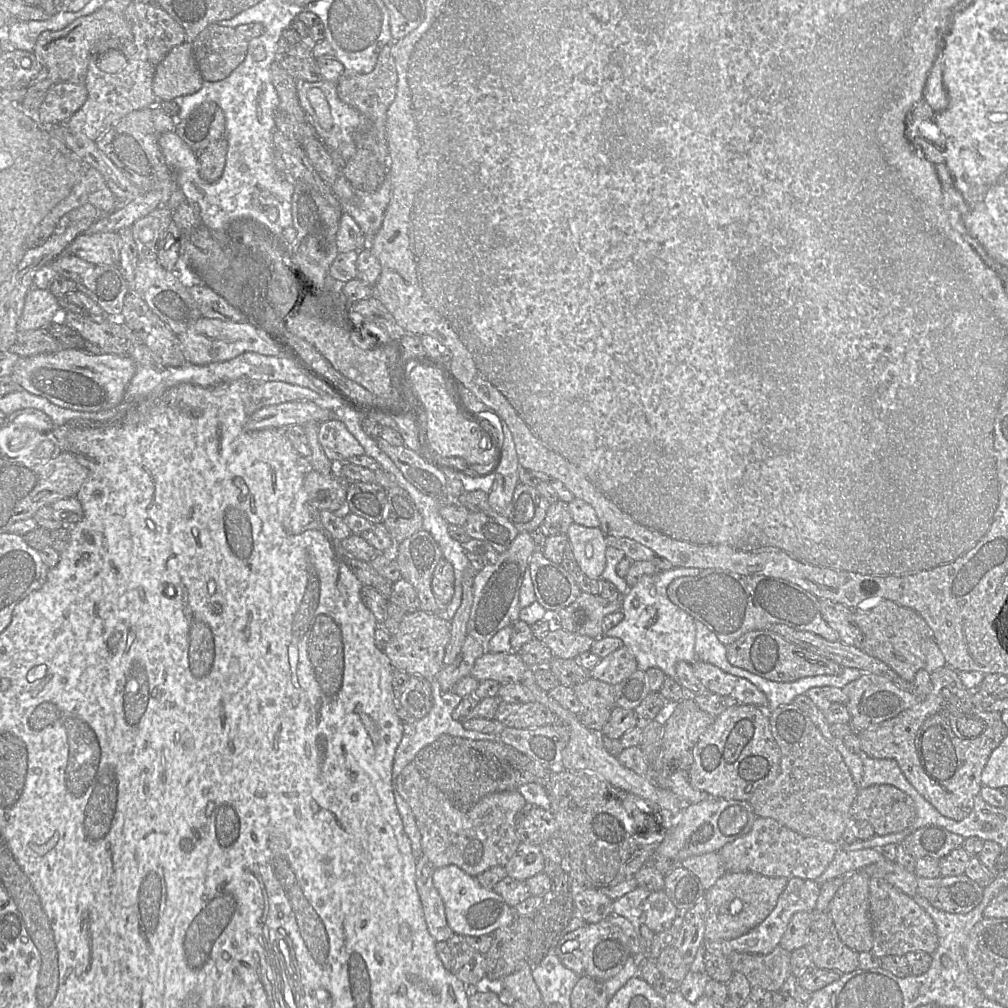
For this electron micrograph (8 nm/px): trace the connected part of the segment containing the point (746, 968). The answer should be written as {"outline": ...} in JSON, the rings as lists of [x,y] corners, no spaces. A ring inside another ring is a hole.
{"outline":[[[778,945],[767,955],[733,952],[728,962],[734,972],[742,973],[751,987],[779,992],[791,974],[791,952]]]}

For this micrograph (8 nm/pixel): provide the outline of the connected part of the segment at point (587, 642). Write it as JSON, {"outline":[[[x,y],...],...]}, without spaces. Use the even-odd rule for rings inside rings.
{"outline":[[[553,626],[541,640],[551,649],[554,657],[575,659],[580,654],[590,651],[595,639],[572,633],[560,626]]]}

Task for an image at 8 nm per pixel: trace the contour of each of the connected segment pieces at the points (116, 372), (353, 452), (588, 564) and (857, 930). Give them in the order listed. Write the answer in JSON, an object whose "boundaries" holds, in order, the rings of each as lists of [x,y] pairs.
{"boundaries":[[[[78,348],[52,354],[20,357],[11,377],[26,391],[47,398],[57,406],[81,412],[112,409],[125,401],[126,389],[137,364],[128,355],[93,355]]],[[[334,416],[319,423],[318,440],[326,456],[336,465],[347,463],[353,457],[365,454],[364,448]]],[[[573,522],[567,536],[581,570],[591,579],[601,579],[608,545],[600,527],[586,527]]],[[[859,871],[849,874],[827,909],[841,941],[858,953],[870,952],[873,946],[869,881],[870,878]]]]}

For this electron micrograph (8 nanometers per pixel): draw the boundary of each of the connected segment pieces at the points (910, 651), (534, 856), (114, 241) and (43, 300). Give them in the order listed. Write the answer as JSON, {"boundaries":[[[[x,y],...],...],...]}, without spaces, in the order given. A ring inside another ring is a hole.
{"boundaries":[[[[883,600],[875,607],[866,607],[869,610],[858,609],[854,611],[855,622],[863,634],[863,641],[858,648],[873,656],[896,672],[907,682],[913,682],[915,674],[924,669],[928,651],[928,643],[933,639],[931,630],[926,621],[914,610],[898,605],[891,600]]],[[[520,843],[504,867],[507,876],[518,881],[526,881],[544,871],[544,858],[539,846]]],[[[118,233],[80,234],[67,247],[69,254],[91,264],[118,266],[121,238]]],[[[32,286],[25,299],[18,331],[47,328],[61,316],[57,297],[48,289]]]]}

